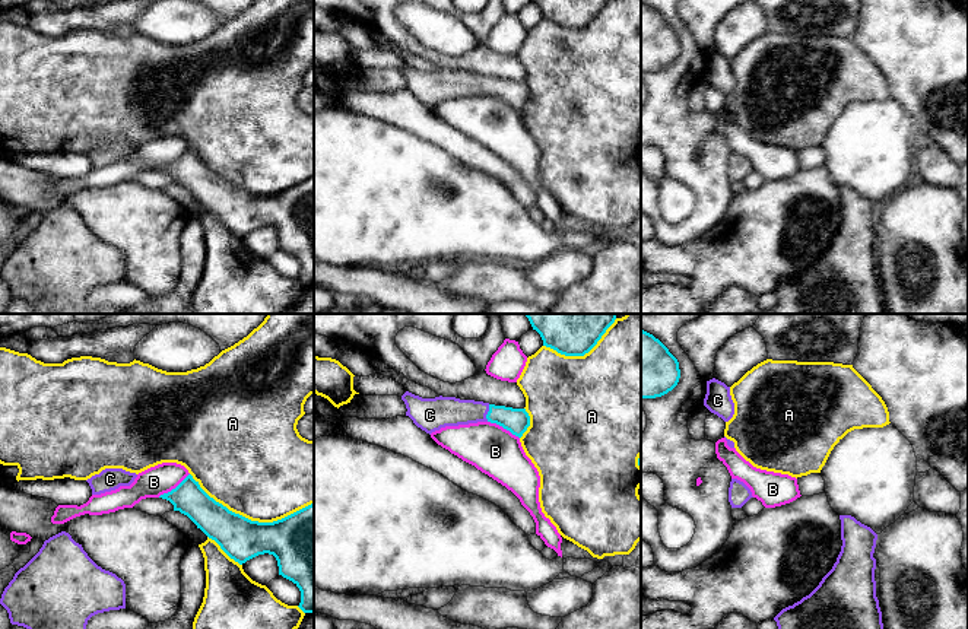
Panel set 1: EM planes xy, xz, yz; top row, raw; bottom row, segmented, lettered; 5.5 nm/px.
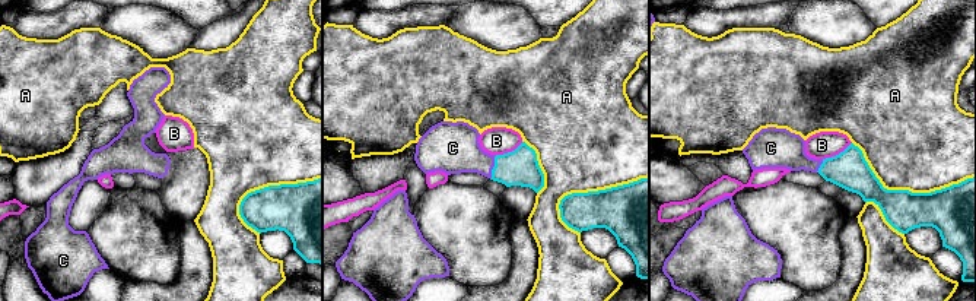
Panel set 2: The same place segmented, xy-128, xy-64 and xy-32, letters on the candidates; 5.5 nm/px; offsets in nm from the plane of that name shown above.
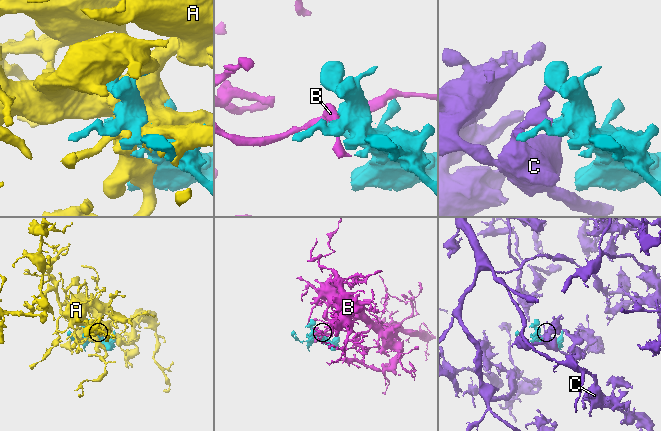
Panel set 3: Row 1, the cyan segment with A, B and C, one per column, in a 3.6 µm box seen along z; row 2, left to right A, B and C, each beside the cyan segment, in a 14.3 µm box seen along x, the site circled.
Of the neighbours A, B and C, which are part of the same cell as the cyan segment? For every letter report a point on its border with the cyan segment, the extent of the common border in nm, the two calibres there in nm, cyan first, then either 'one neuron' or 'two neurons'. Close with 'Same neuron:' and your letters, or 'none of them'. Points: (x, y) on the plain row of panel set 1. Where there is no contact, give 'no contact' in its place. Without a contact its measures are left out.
A: xy (250, 193) | 700 nm | 260/480 nm | two neurons
B: xz (504, 101) | 200 nm | 140/280 nm | two neurons
C: xz (488, 86) | 100 nm | 140/160 nm | one neuron
Same neuron: C

